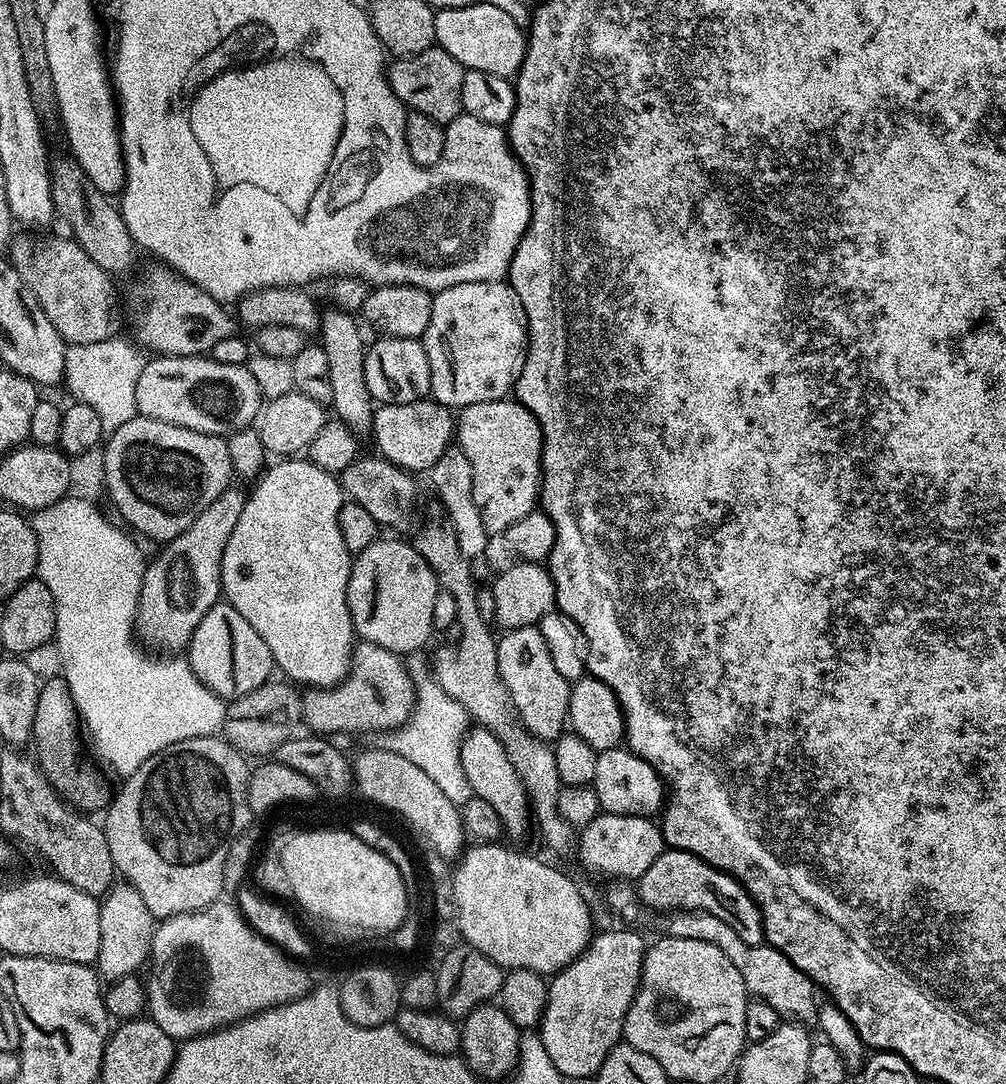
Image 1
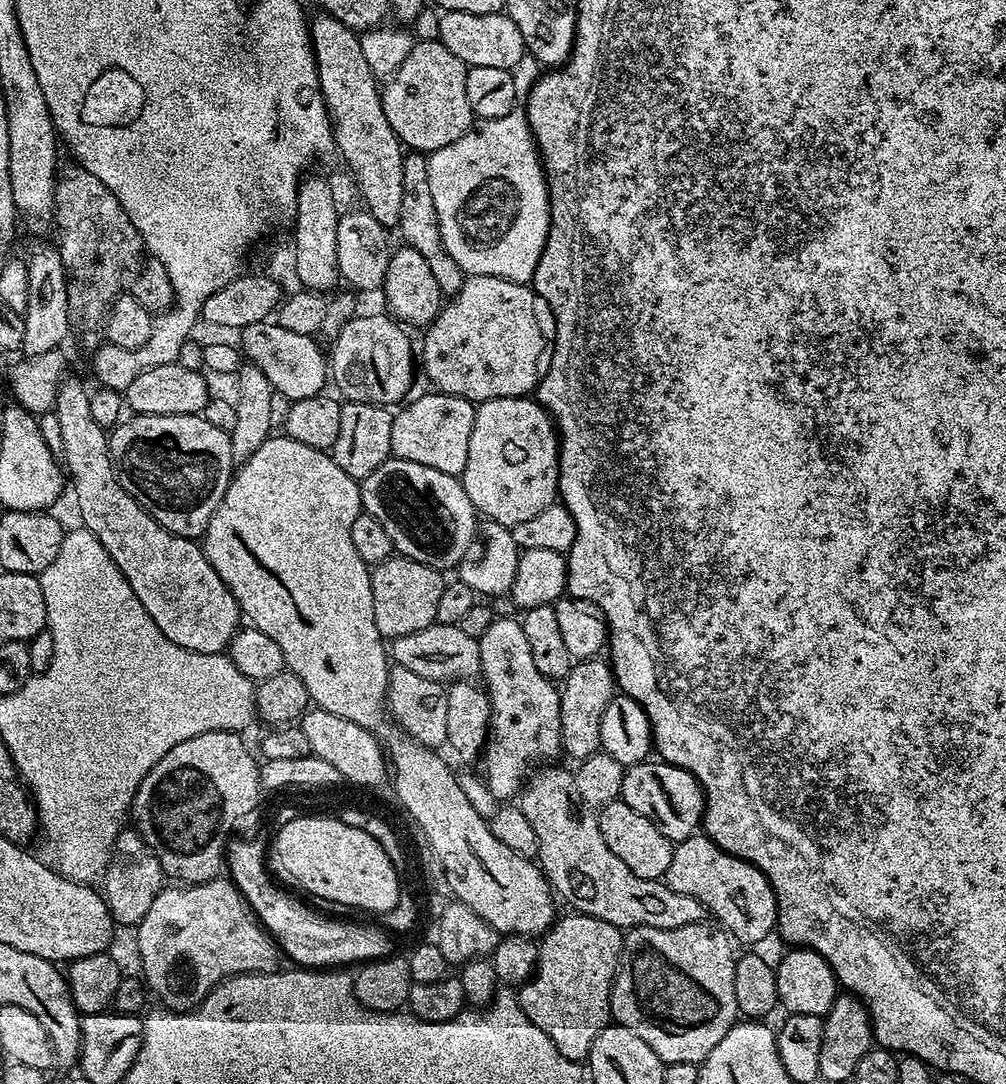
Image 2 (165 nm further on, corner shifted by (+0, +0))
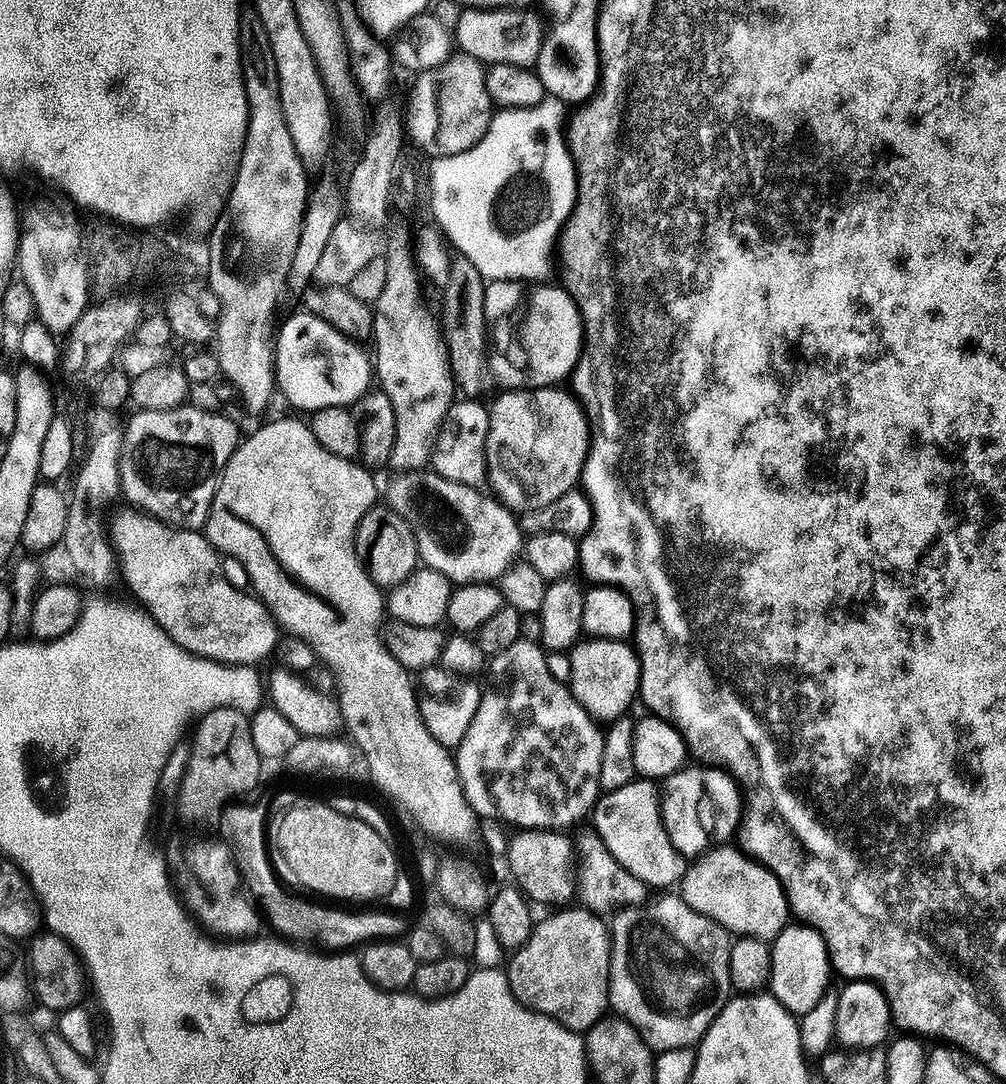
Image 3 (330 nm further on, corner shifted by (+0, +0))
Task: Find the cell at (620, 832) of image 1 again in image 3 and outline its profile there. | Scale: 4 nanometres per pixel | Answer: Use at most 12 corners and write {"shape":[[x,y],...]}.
{"shape":[[651,778],[604,792],[595,835],[634,878],[668,890],[686,857]]}

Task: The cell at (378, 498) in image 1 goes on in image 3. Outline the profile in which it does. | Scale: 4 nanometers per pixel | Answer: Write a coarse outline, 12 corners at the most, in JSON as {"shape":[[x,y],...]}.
{"shape":[[434,470],[391,478],[387,507],[423,567],[499,581],[521,555],[517,513]]}

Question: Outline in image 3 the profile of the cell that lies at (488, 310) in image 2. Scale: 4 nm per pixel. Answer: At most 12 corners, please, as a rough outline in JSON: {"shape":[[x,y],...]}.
{"shape":[[552,282],[484,290],[490,372],[513,388],[567,381],[584,319]]}

